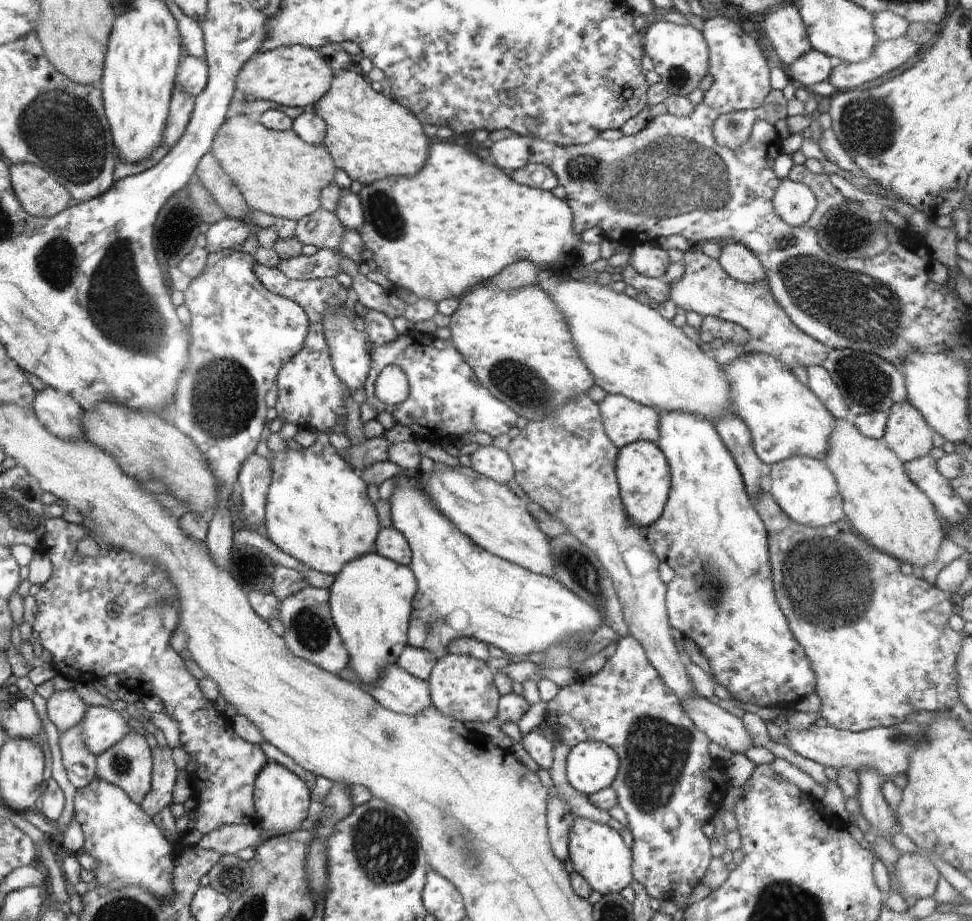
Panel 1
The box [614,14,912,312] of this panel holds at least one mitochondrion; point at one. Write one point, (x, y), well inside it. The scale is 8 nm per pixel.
(869, 123)

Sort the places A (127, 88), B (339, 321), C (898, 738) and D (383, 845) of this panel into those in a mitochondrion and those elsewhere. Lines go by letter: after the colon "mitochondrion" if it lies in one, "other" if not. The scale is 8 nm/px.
A: other
B: mitochondrion
C: mitochondrion
D: mitochondrion

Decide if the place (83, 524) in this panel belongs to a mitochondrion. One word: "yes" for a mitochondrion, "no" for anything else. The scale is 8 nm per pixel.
no

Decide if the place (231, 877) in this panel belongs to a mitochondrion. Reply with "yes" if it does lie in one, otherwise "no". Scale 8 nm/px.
yes

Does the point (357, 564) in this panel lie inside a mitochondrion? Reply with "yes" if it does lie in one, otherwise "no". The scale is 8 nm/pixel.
no

